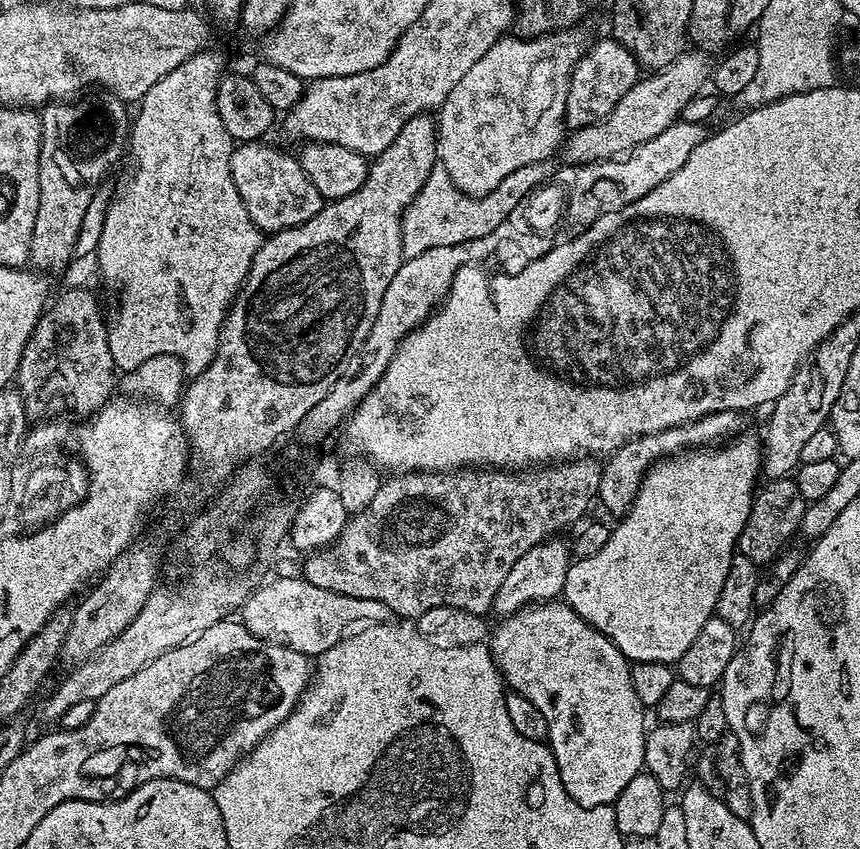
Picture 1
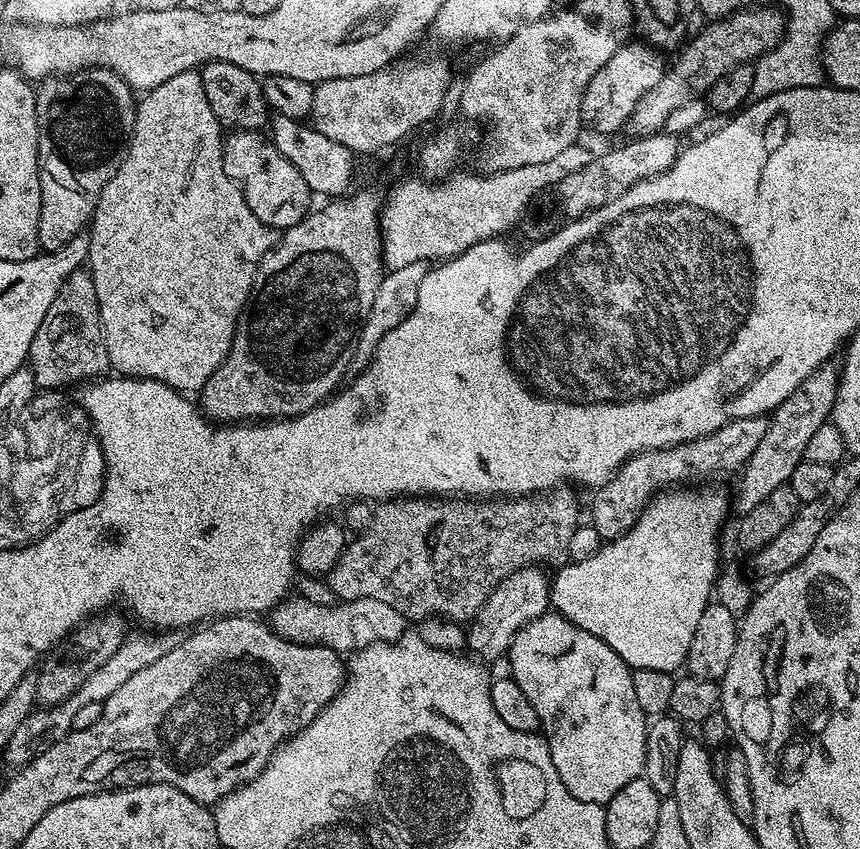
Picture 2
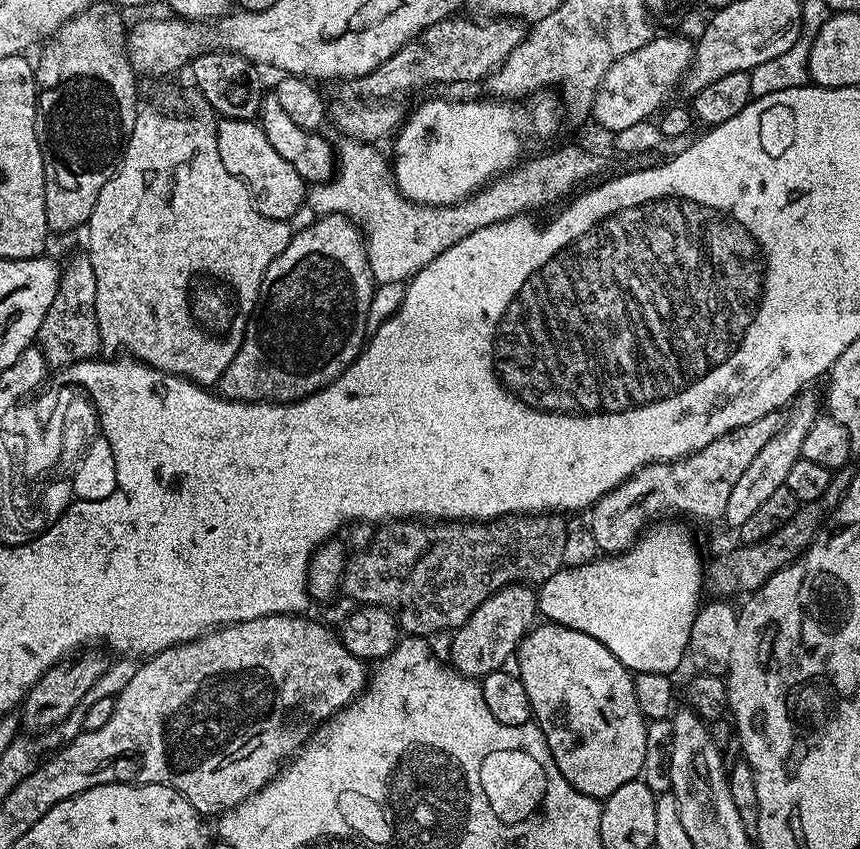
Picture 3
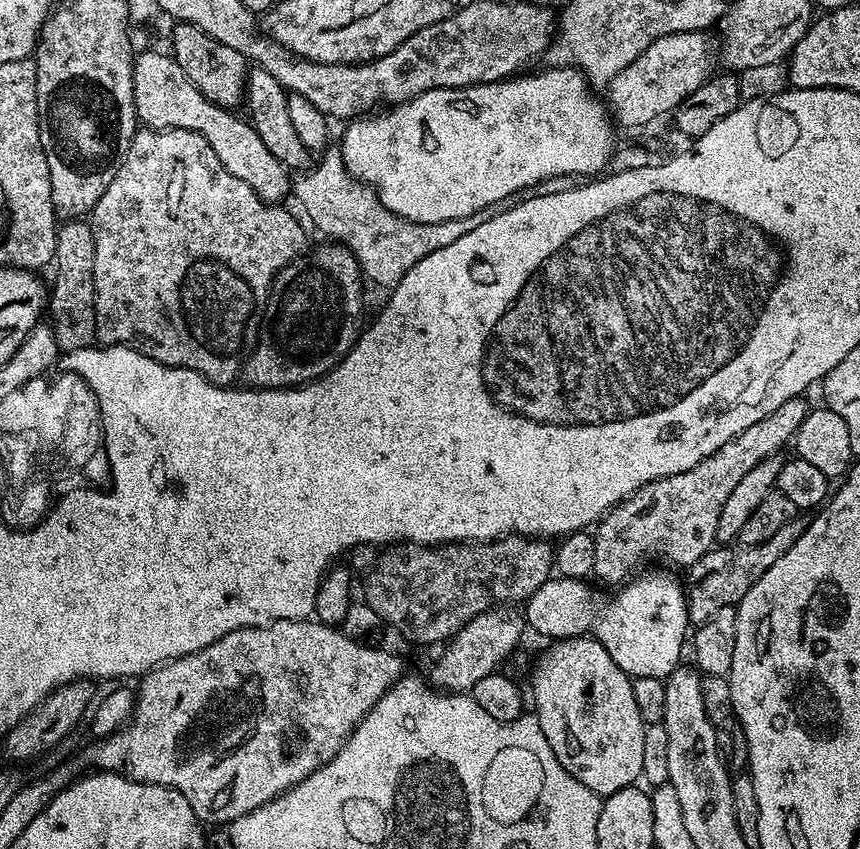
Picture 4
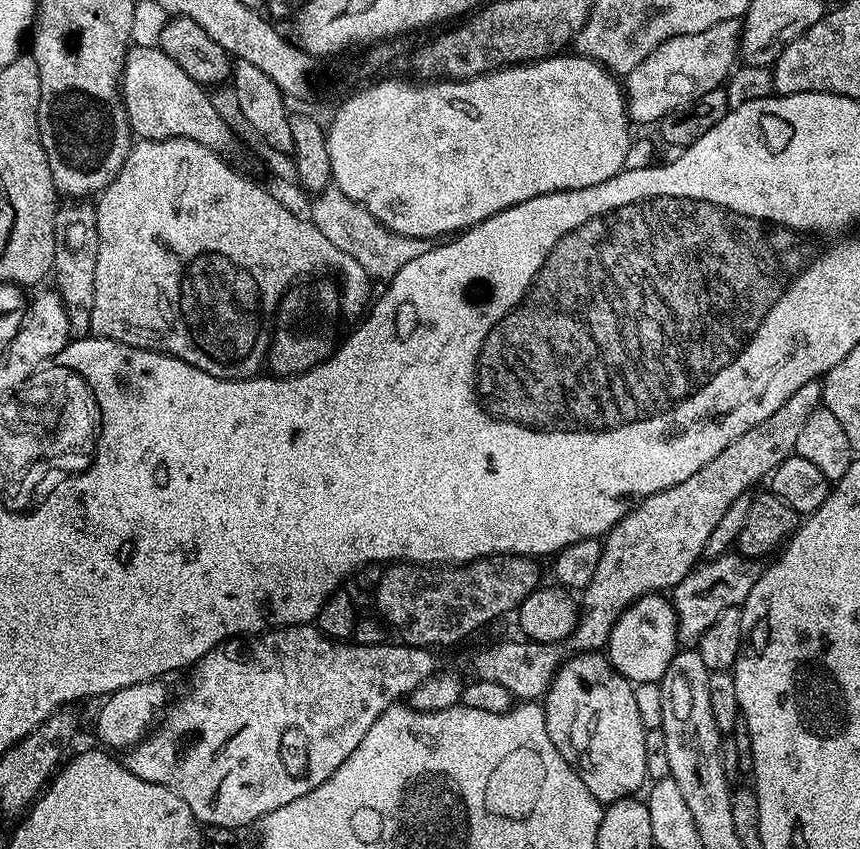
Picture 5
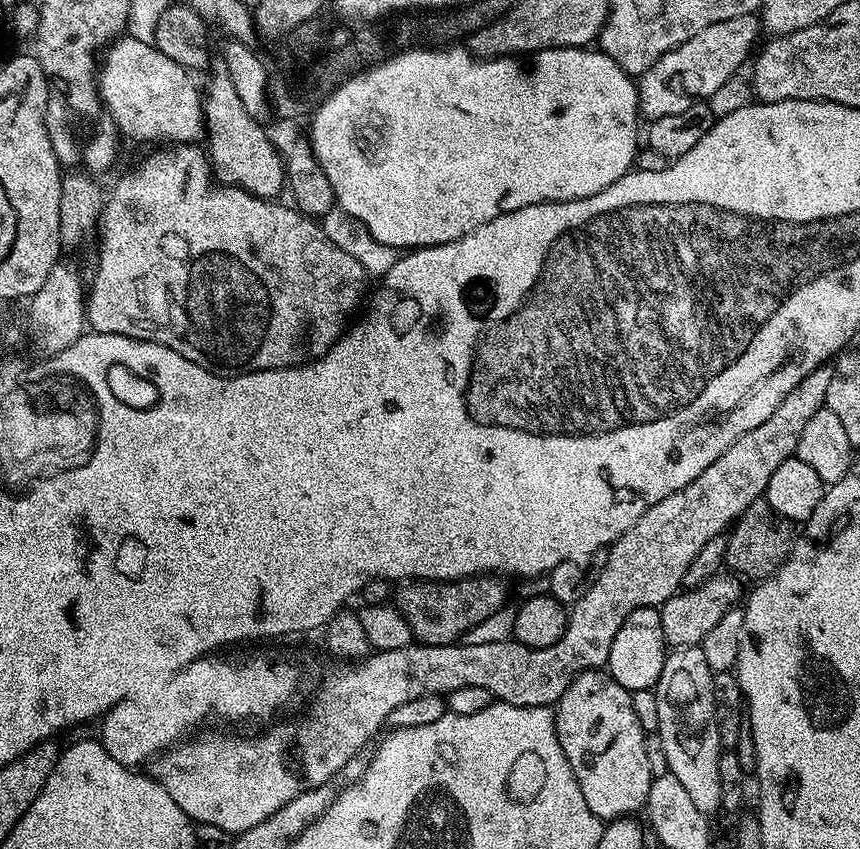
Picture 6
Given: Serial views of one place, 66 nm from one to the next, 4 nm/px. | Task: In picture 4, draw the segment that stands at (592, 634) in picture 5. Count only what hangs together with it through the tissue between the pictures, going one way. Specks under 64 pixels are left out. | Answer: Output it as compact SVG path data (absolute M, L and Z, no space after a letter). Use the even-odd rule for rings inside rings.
M804 396L790 398L790 402L782 402L774 414L762 418L762 422L754 422L754 426L749 426L738 434L738 438L730 438L726 446L722 446L710 458L698 462L690 470L682 474L667 476L661 480L650 482L646 486L639 488L633 496L627 496L621 504L611 508L604 515L603 520L595 525L594 535L594 570L592 576L600 579L604 584L623 585L633 579L641 571L643 564L648 564L651 560L665 560L668 564L684 564L691 566L698 562L706 553L711 552L716 544L716 531L718 530L718 514L722 514L722 506L726 503L726 498L730 498L730 493L734 491L734 486L754 470L763 460L771 460L784 447L793 443L798 426L806 418L810 410Z

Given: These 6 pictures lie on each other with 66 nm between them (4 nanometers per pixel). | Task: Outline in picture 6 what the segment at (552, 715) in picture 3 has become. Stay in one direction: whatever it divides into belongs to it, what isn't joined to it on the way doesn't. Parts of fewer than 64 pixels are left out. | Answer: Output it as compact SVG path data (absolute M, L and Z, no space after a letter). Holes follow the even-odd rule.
M607 671L578 674L555 705L556 733L574 778L601 822L631 817L648 802L653 777L646 758L646 733L634 714L632 693Z

